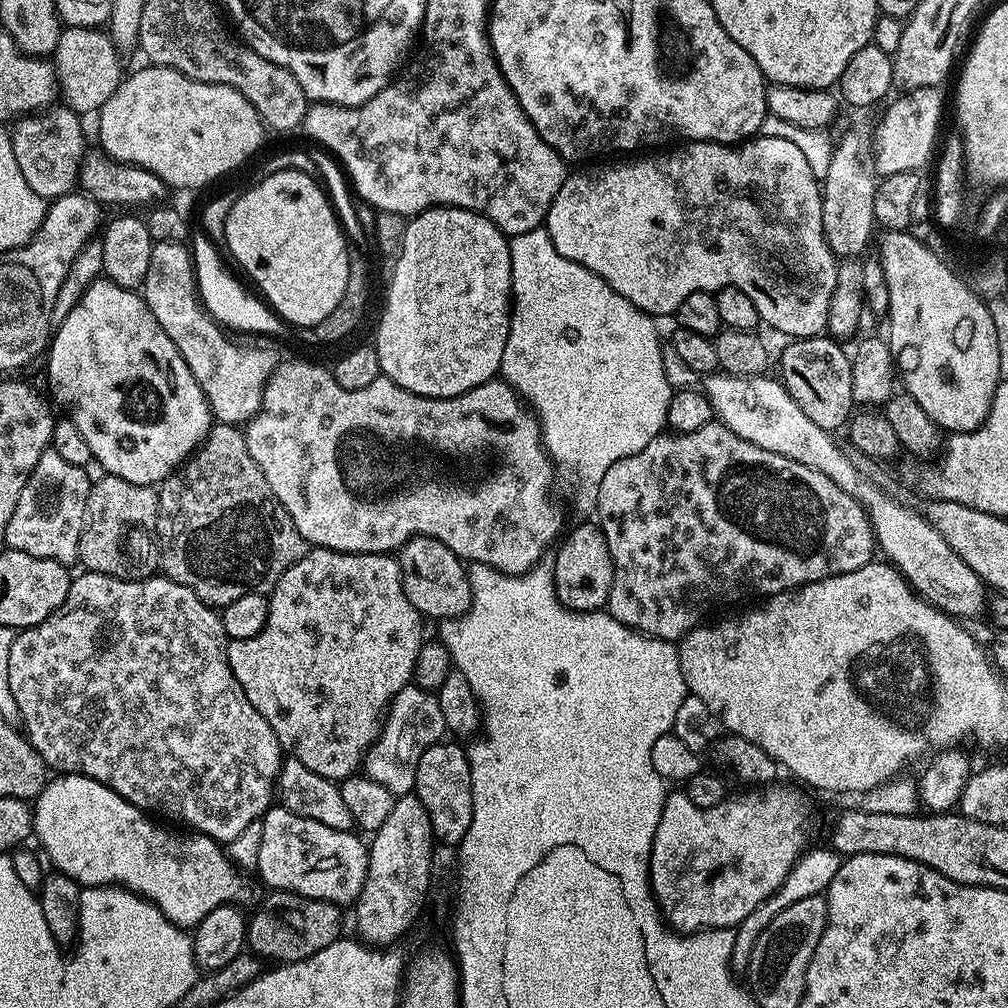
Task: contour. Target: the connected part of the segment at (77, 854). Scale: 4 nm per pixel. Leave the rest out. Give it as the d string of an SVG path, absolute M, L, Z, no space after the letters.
M60 774L55 778L49 779L48 785L40 791L39 796L34 801L34 811L32 814L32 822L34 825L34 836L44 847L43 855L50 861L51 867L57 872L64 872L70 878L74 878L82 886L121 886L131 889L139 896L145 896L152 904L156 904L163 912L168 920L174 922L179 928L185 930L195 929L196 925L202 922L202 918L206 918L206 914L210 914L210 910L214 910L223 904L235 904L237 906L247 905L247 900L252 896L252 888L248 885L248 880L243 871L240 871L229 860L222 849L221 841L212 839L211 836L204 836L201 832L193 832L191 830L176 830L180 832L171 832L168 828L159 828L155 824L157 821L153 819L149 813L143 808L135 808L126 798L122 798L113 788L108 788L102 782L98 782L89 776L77 776L75 774Z

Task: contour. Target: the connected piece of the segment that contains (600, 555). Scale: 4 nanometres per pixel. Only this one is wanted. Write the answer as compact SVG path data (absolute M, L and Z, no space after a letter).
M599 523L580 524L570 532L559 541L555 549L556 560L551 561L556 596L567 608L573 608L576 612L601 611L608 603L610 586L614 582L614 562L610 546Z

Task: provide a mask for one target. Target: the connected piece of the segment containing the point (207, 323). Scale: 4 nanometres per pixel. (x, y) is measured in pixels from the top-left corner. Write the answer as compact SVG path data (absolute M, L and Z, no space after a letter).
M153 243L142 295L146 306L150 306L150 314L158 318L158 326L166 330L170 342L178 346L178 354L182 354L186 366L190 366L190 374L194 374L202 388L213 417L222 424L247 425L260 409L266 382L281 363L282 356L272 348L243 348L228 340L229 333L209 315L200 299L187 243Z

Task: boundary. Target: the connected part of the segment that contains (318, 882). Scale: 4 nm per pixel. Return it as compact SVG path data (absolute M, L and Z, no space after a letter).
M273 806L262 817L262 846L258 846L258 862L255 871L277 892L293 892L311 900L325 900L341 906L355 905L366 882L368 849L365 841L356 837L355 831L343 832L330 826L322 826L312 818L302 818L283 806Z

